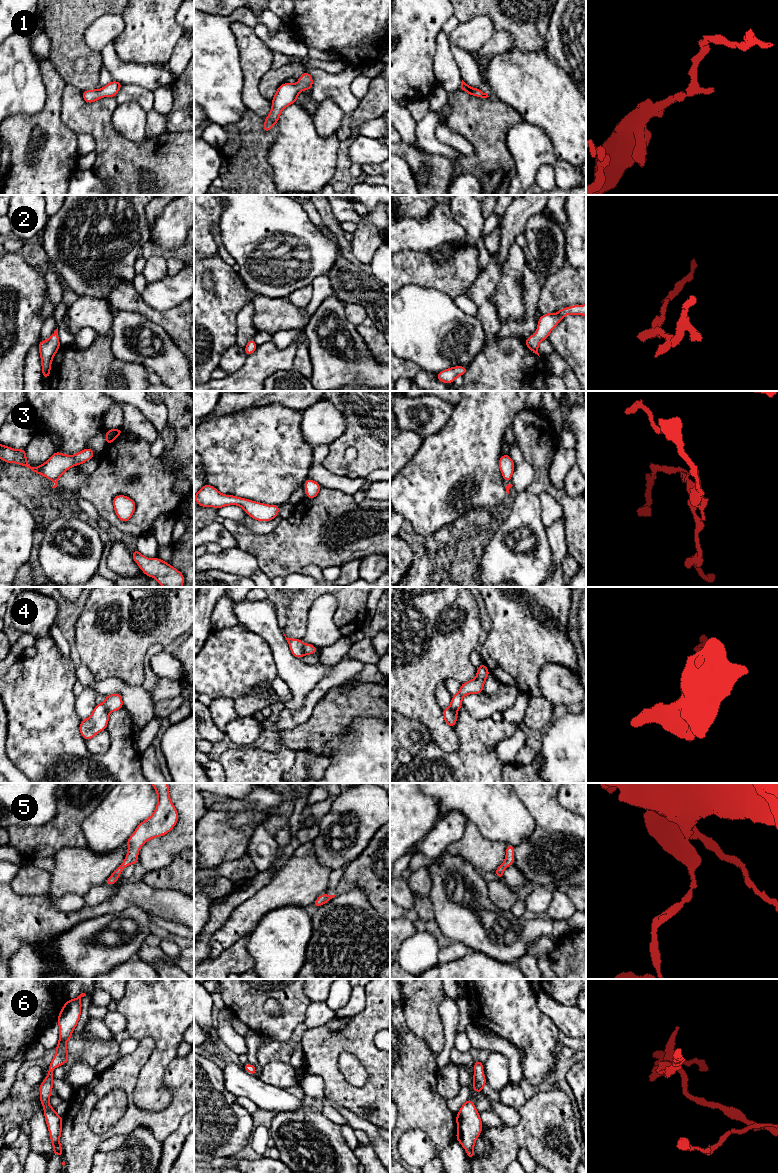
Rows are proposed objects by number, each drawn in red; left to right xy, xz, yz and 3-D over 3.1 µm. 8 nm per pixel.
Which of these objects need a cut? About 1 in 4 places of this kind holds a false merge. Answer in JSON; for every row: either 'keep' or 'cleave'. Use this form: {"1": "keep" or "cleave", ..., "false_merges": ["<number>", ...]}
{"1": "keep", "2": "keep", "3": "keep", "4": "keep", "5": "keep", "6": "keep", "false_merges": []}

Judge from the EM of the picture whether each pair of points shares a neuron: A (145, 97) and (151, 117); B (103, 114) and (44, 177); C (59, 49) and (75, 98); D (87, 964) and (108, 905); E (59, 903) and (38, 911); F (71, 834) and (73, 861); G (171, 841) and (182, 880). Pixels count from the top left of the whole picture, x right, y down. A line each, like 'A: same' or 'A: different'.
A: different
B: different
C: different
D: different
E: different
F: different
G: different

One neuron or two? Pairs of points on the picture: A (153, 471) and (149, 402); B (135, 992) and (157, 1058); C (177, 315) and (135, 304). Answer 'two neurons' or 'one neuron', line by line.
A: two neurons
B: one neuron
C: one neuron

